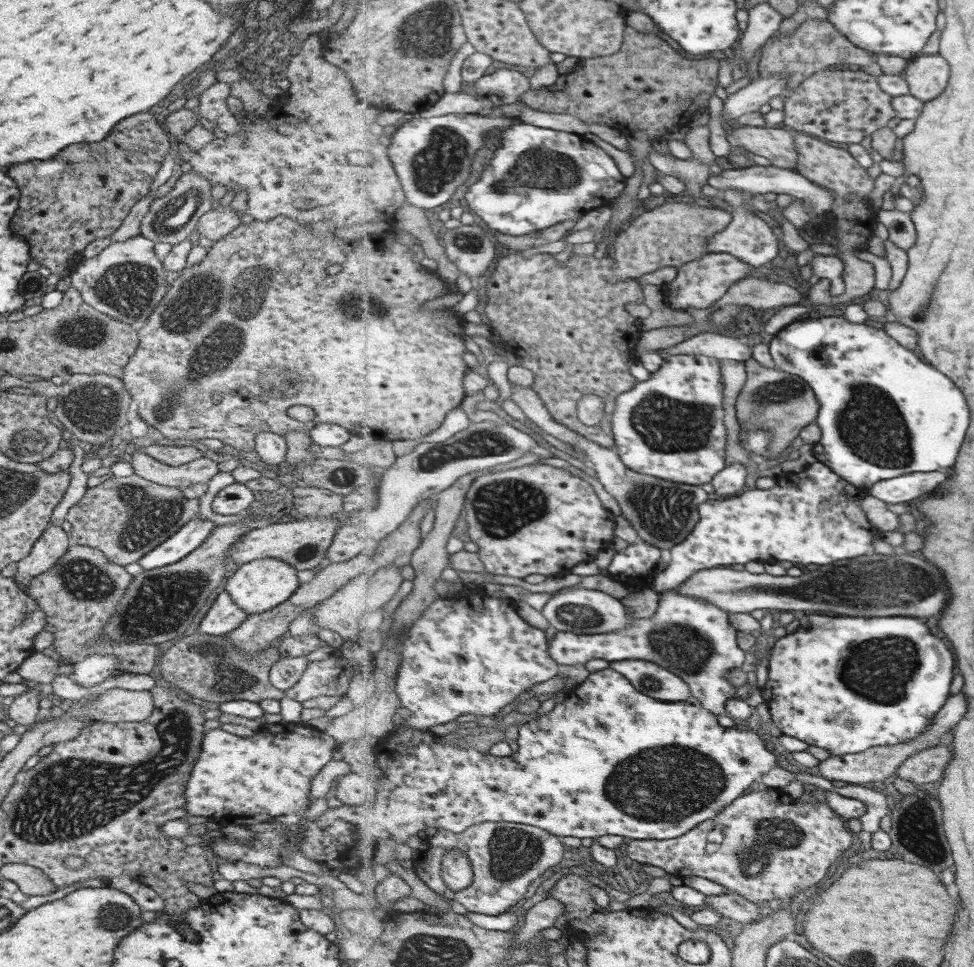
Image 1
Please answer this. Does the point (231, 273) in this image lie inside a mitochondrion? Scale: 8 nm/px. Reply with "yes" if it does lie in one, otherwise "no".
yes

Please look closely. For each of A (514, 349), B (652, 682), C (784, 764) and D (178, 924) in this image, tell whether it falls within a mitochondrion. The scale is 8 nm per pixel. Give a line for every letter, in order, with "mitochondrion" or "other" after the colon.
A: other
B: mitochondrion
C: other
D: other

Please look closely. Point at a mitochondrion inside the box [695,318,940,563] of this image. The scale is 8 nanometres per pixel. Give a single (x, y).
(872, 427)

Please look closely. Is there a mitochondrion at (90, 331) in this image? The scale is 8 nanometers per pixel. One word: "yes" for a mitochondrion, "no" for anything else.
yes

